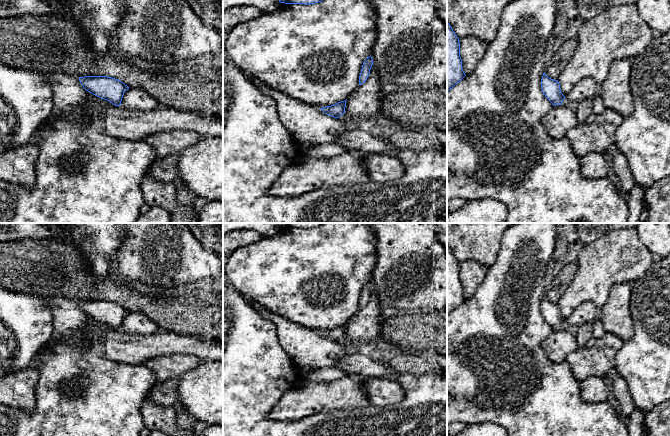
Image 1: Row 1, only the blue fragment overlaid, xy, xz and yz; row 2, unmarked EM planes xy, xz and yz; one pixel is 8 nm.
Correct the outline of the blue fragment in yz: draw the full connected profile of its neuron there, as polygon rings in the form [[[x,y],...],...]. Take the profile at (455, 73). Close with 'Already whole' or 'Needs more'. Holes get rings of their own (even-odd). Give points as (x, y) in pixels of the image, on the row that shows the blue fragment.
[[[447,22],[447,91],[452,89],[465,76],[460,57],[459,38]]]. Already whole

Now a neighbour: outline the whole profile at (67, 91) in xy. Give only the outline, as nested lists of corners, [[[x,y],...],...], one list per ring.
[[[50,73],[48,82],[52,89],[55,109],[63,111],[88,102],[88,92],[81,85],[79,78],[65,73]]]

